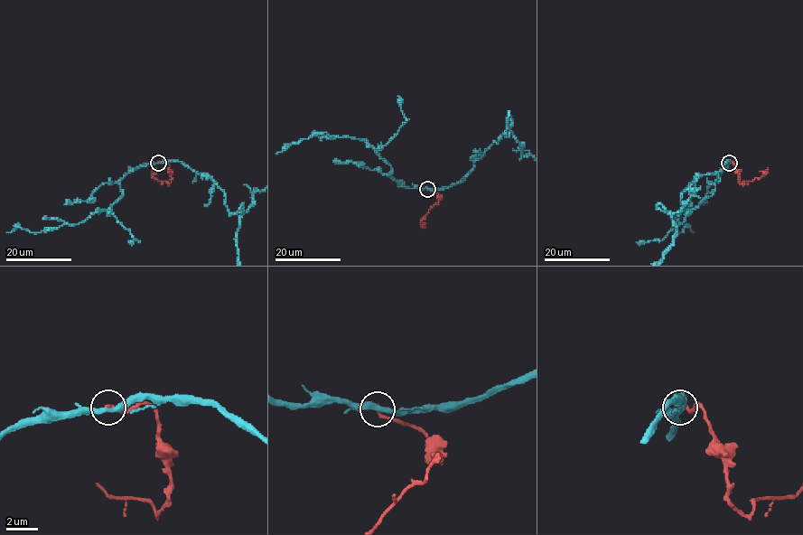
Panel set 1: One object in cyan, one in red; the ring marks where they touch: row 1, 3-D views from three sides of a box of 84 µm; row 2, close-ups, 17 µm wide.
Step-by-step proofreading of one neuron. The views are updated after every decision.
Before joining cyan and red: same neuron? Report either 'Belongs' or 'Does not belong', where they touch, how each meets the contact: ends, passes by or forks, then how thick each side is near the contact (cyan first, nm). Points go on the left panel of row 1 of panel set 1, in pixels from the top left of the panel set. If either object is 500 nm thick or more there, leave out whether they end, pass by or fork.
Does not belong. Place: (158, 163). At the ring cyan passes by. At the ring red ends. Thickness 360 nm (cyan) against 240 nm

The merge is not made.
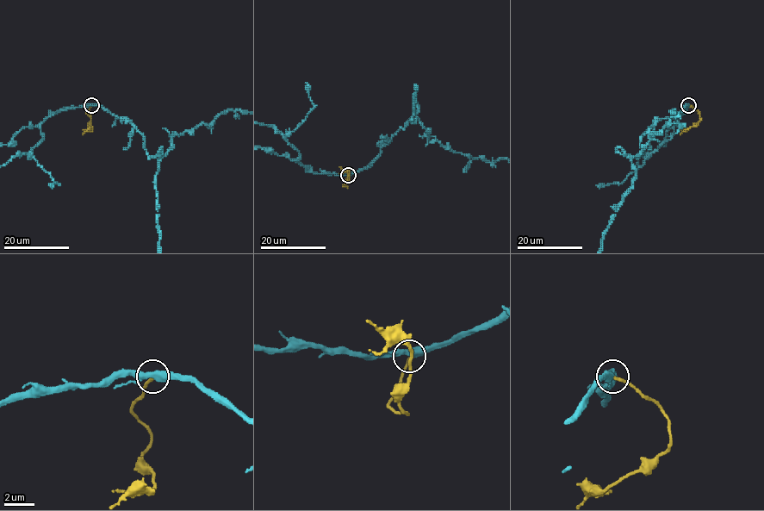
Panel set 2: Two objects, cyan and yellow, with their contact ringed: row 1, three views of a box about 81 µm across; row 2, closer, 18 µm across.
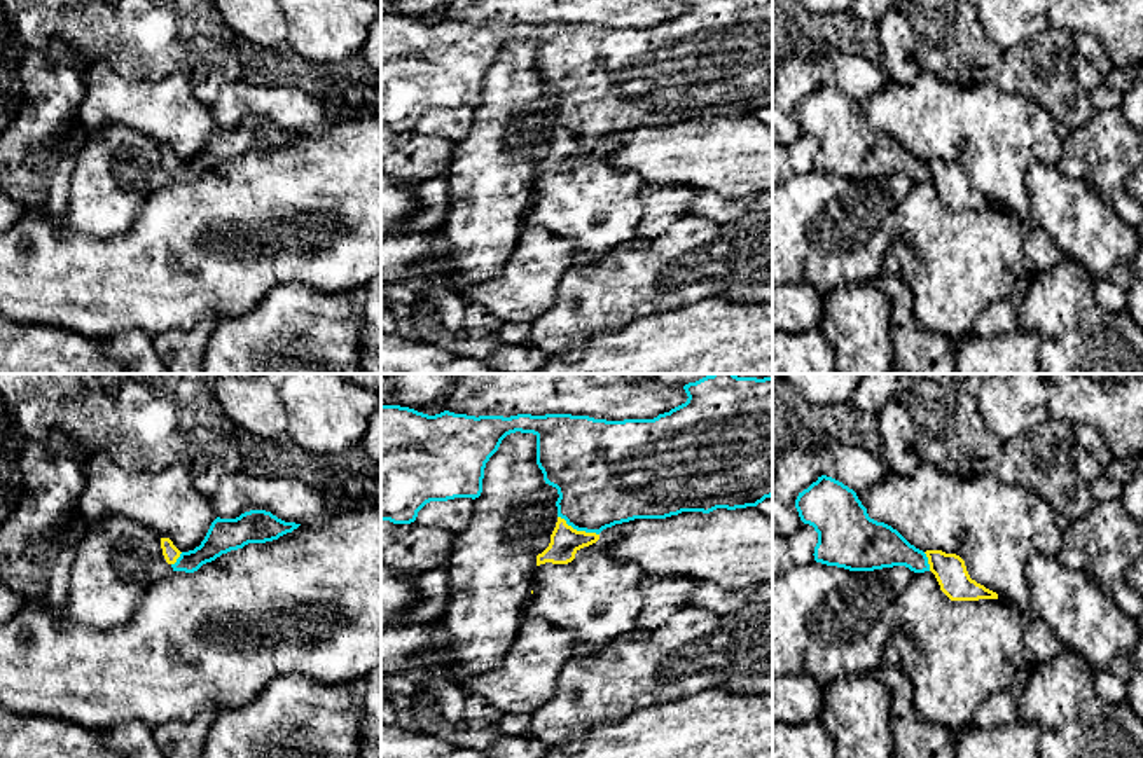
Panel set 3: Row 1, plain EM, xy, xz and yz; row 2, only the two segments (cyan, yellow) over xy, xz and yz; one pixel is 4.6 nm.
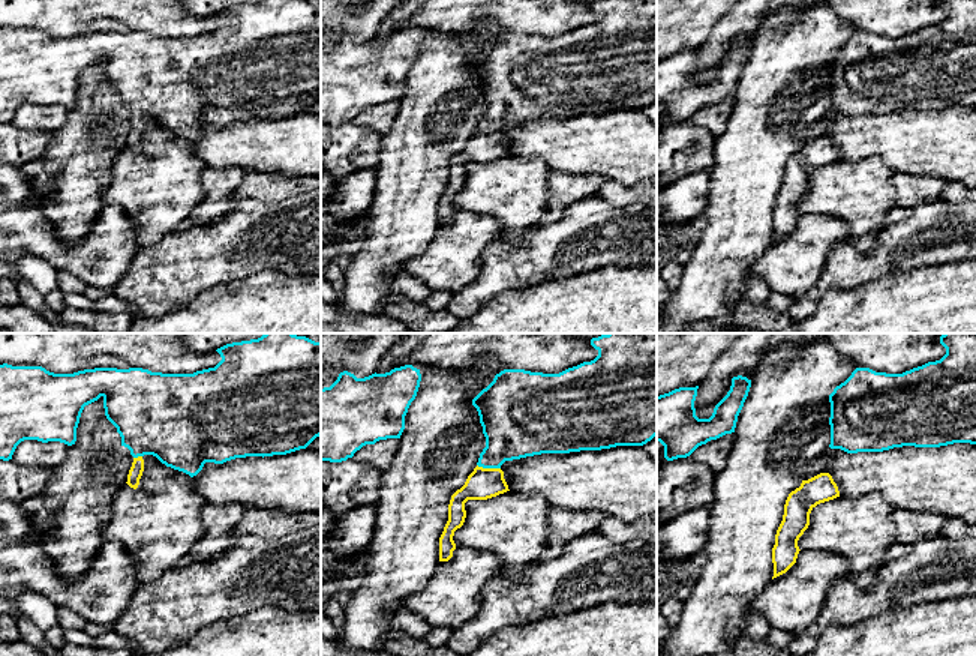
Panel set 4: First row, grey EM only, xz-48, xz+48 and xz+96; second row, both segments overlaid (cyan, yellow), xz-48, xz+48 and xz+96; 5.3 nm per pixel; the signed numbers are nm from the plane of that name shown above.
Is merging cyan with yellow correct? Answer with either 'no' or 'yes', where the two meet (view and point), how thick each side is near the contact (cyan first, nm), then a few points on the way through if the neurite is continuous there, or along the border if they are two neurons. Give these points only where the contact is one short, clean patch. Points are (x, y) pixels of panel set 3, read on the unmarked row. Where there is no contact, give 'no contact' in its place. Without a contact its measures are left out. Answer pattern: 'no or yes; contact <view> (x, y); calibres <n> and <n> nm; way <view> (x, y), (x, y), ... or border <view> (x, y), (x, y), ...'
yes; contact xz (579, 138); calibres 420 and 140 nm; way xz (602, 89), (582, 121), (579, 138), (565, 149)

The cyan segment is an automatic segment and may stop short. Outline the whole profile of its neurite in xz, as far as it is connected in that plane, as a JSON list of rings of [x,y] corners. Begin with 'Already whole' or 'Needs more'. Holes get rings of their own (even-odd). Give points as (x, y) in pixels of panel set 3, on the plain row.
Needs more. [[[685,0],[687,10],[671,17],[669,21],[659,23],[654,28],[624,28],[624,30],[606,30],[594,28],[589,24],[572,24],[572,23],[517,23],[510,26],[503,24],[467,24],[444,19],[435,24],[418,21],[409,16],[400,14],[381,14],[381,129],[390,129],[393,133],[411,133],[416,129],[418,121],[430,110],[447,110],[454,107],[479,107],[482,101],[484,77],[489,66],[498,59],[502,49],[516,40],[533,42],[537,45],[537,73],[544,82],[545,93],[558,98],[558,131],[551,143],[549,155],[537,164],[537,175],[568,173],[575,168],[575,162],[596,152],[599,141],[615,133],[629,131],[634,127],[666,127],[678,124],[682,121],[703,121],[710,122],[717,117],[746,117],[757,115],[765,107],[772,105],[772,0]]]

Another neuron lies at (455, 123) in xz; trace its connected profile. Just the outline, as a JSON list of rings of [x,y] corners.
[[[454,107],[447,110],[430,110],[419,121],[414,131],[419,134],[447,138],[458,143],[468,134],[474,122],[472,107]]]

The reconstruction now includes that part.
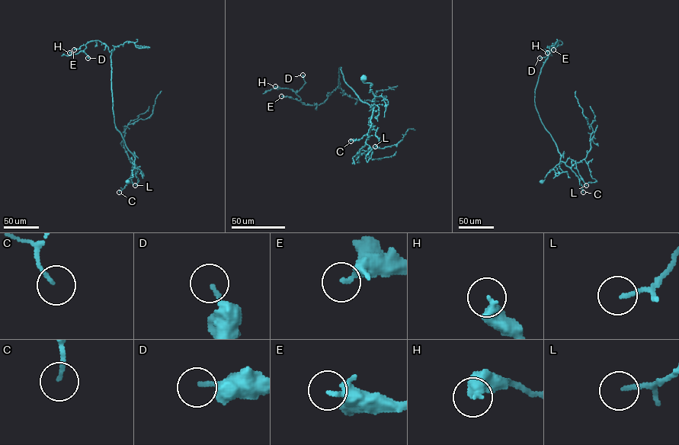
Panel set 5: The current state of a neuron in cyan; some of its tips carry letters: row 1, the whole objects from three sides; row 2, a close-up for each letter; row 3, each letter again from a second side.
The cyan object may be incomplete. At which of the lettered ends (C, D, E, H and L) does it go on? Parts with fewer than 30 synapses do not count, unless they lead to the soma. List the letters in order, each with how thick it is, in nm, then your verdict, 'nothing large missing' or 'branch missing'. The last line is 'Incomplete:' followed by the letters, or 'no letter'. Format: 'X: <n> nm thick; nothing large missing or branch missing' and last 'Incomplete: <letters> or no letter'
C: 110 nm thick; nothing large missing
D: 190 nm thick; nothing large missing
E: 200 nm thick; nothing large missing
H: 360 nm thick; nothing large missing
L: 140 nm thick; nothing large missing
Incomplete: no letter

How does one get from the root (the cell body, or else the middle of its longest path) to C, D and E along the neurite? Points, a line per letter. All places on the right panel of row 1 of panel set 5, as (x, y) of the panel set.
C: (541, 181), (551, 169), (563, 161), (578, 176), (583, 192)
D: (541, 181), (561, 155), (539, 116), (535, 90), (546, 51), (559, 40), (545, 57), (539, 58)
E: (541, 181), (561, 156), (534, 100), (546, 51), (559, 40), (553, 49)

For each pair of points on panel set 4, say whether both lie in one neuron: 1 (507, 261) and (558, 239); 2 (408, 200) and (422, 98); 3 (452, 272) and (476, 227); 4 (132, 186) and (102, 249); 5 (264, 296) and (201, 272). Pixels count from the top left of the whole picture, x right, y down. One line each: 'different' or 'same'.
1: same
2: same
3: same
4: different
5: different

